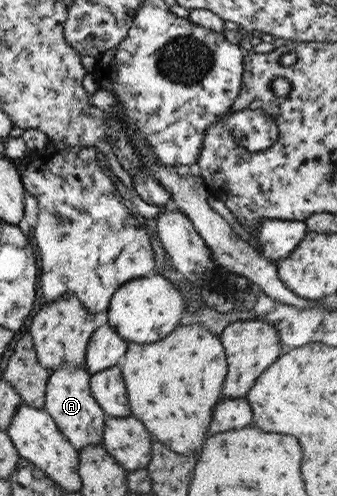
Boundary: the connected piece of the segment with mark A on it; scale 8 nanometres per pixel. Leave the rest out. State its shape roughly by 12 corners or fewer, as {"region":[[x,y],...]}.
{"region":[[85,368],[49,372],[43,410],[74,451],[100,444],[105,413]]}

